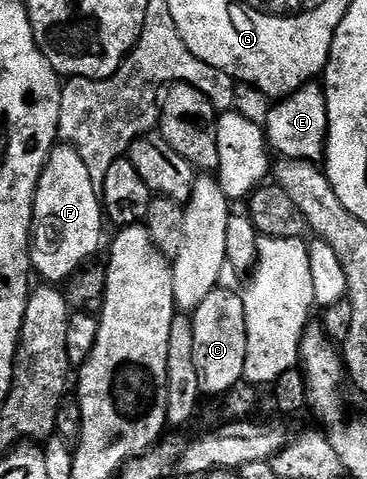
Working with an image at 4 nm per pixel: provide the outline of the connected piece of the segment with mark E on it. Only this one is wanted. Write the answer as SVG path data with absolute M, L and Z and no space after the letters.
M310 83L289 96L280 98L277 105L263 120L268 148L278 158L286 161L309 161L317 163L325 156L325 145L329 141L329 116L325 90L320 84Z

